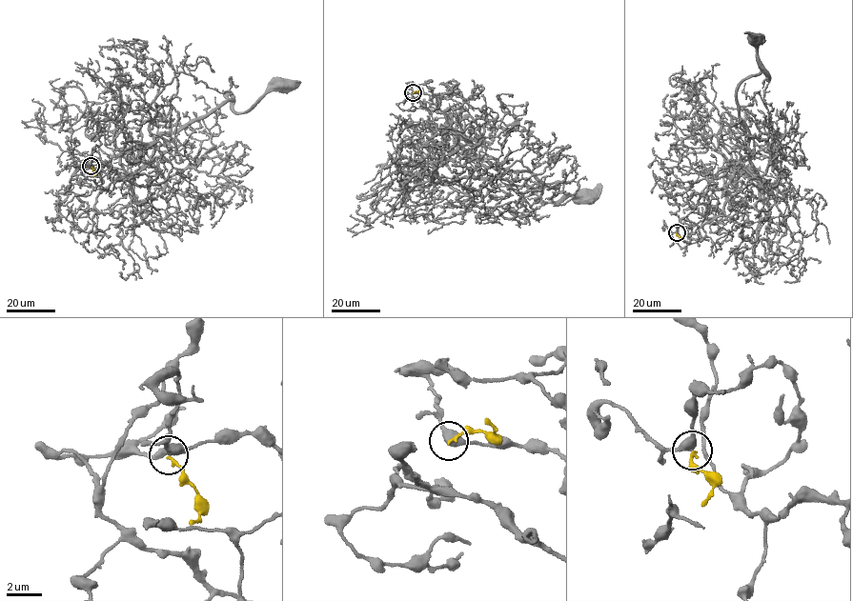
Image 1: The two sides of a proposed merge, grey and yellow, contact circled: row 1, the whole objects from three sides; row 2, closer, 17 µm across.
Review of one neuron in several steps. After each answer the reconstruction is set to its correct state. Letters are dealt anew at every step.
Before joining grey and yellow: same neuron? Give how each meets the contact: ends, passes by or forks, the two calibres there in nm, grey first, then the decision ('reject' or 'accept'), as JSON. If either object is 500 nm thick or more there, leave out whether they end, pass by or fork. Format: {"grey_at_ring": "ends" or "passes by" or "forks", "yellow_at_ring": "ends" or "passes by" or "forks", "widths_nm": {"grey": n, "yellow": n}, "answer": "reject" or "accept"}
{"grey_at_ring": "passes by", "yellow_at_ring": "ends", "widths_nm": {"grey": 440, "yellow": 150}, "answer": "reject"}

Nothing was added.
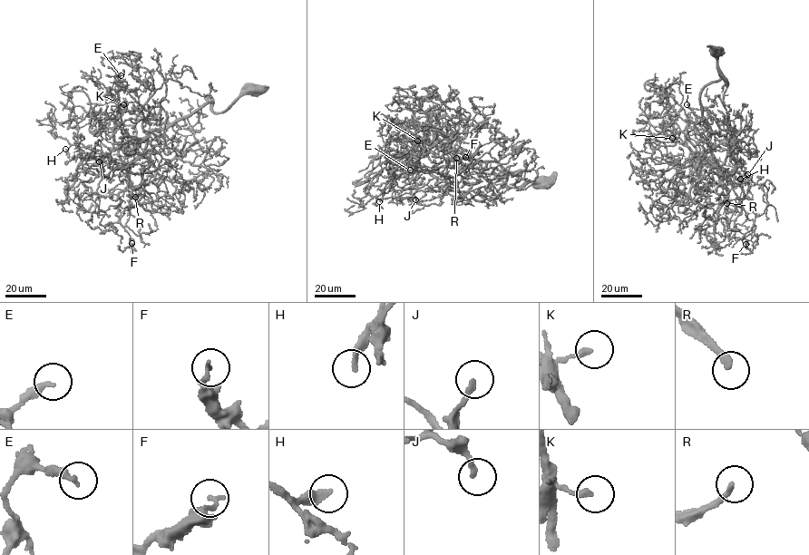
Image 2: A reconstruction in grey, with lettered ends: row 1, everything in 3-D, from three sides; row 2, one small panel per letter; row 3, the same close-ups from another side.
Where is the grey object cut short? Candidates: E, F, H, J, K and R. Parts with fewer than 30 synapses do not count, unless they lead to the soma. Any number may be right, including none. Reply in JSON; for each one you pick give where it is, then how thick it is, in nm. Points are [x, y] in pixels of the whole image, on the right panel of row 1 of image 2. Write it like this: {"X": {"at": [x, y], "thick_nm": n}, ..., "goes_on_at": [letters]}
{"H": {"at": [740, 179], "thick_nm": 300}, "J": {"at": [747, 174], "thick_nm": 180}, "R": {"at": [726, 203], "thick_nm": 240}, "goes_on_at": ["H", "J", "R"]}

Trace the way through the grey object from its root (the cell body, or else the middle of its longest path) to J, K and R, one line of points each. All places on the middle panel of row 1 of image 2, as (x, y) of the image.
J: (540, 182), (502, 188), (506, 175), (498, 163), (478, 161), (434, 169), (413, 194), (415, 199)
K: (540, 182), (502, 188), (506, 174), (492, 161), (424, 170), (415, 164), (414, 141), (417, 141)
R: (540, 182), (502, 188), (506, 174), (492, 161), (439, 167), (429, 172), (444, 179), (446, 160), (456, 158)

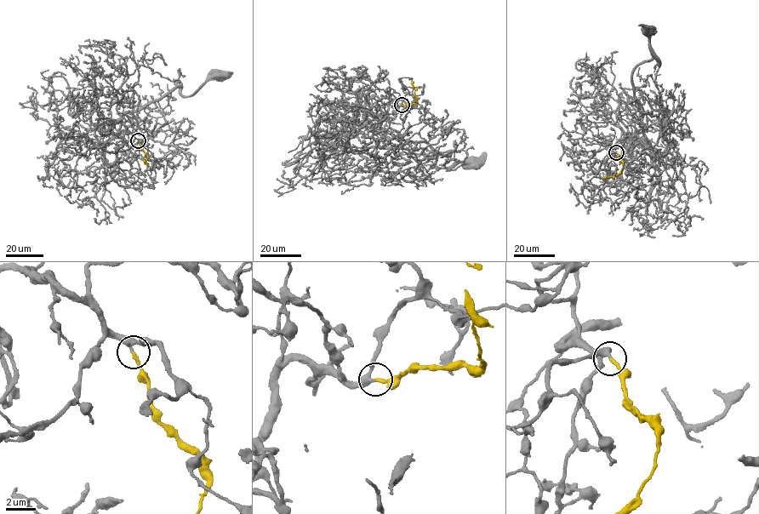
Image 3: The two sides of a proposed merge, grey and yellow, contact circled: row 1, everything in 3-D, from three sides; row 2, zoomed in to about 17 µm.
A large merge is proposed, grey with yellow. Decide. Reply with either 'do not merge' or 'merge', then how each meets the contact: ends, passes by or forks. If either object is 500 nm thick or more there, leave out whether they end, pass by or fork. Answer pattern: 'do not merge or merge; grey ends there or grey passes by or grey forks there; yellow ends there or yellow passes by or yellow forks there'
merge; grey passes by; yellow ends there

